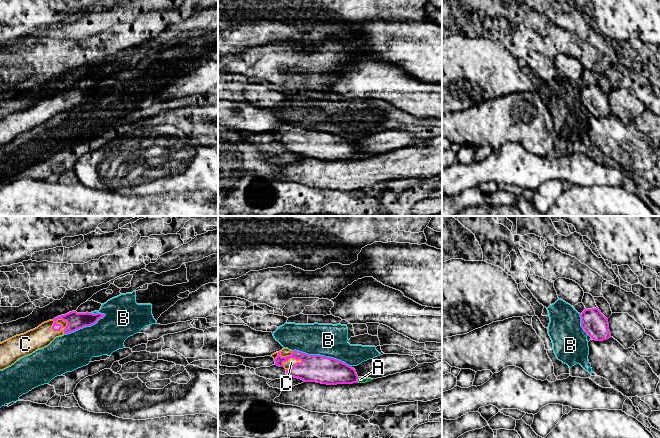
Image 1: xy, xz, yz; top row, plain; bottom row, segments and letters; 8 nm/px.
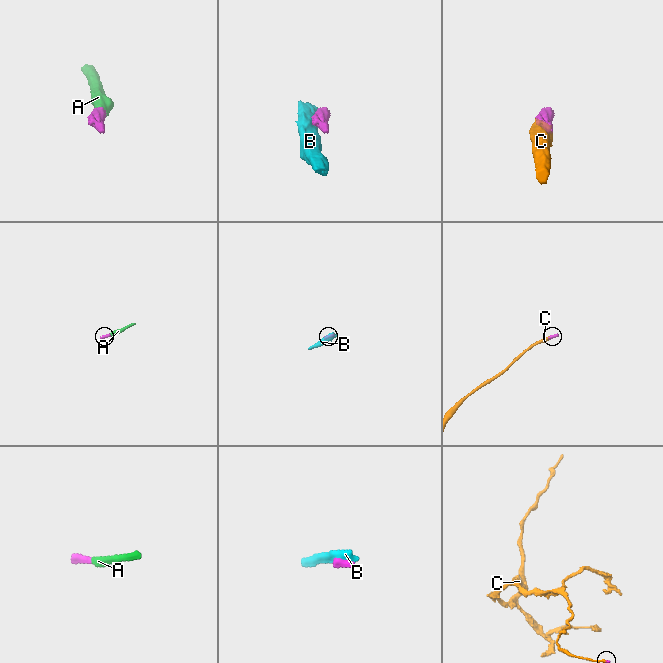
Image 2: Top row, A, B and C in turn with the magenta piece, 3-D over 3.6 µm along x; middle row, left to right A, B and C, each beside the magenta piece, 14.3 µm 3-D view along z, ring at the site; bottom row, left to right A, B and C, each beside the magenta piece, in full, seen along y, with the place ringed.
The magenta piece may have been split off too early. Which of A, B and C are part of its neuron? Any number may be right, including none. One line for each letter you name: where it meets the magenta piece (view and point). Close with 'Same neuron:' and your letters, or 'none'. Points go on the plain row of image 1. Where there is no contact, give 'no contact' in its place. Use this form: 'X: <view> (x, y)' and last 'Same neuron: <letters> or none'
A: xz (357, 156)
C: xz (288, 132)
Same neuron: A, C

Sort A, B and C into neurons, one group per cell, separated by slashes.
A C / B

